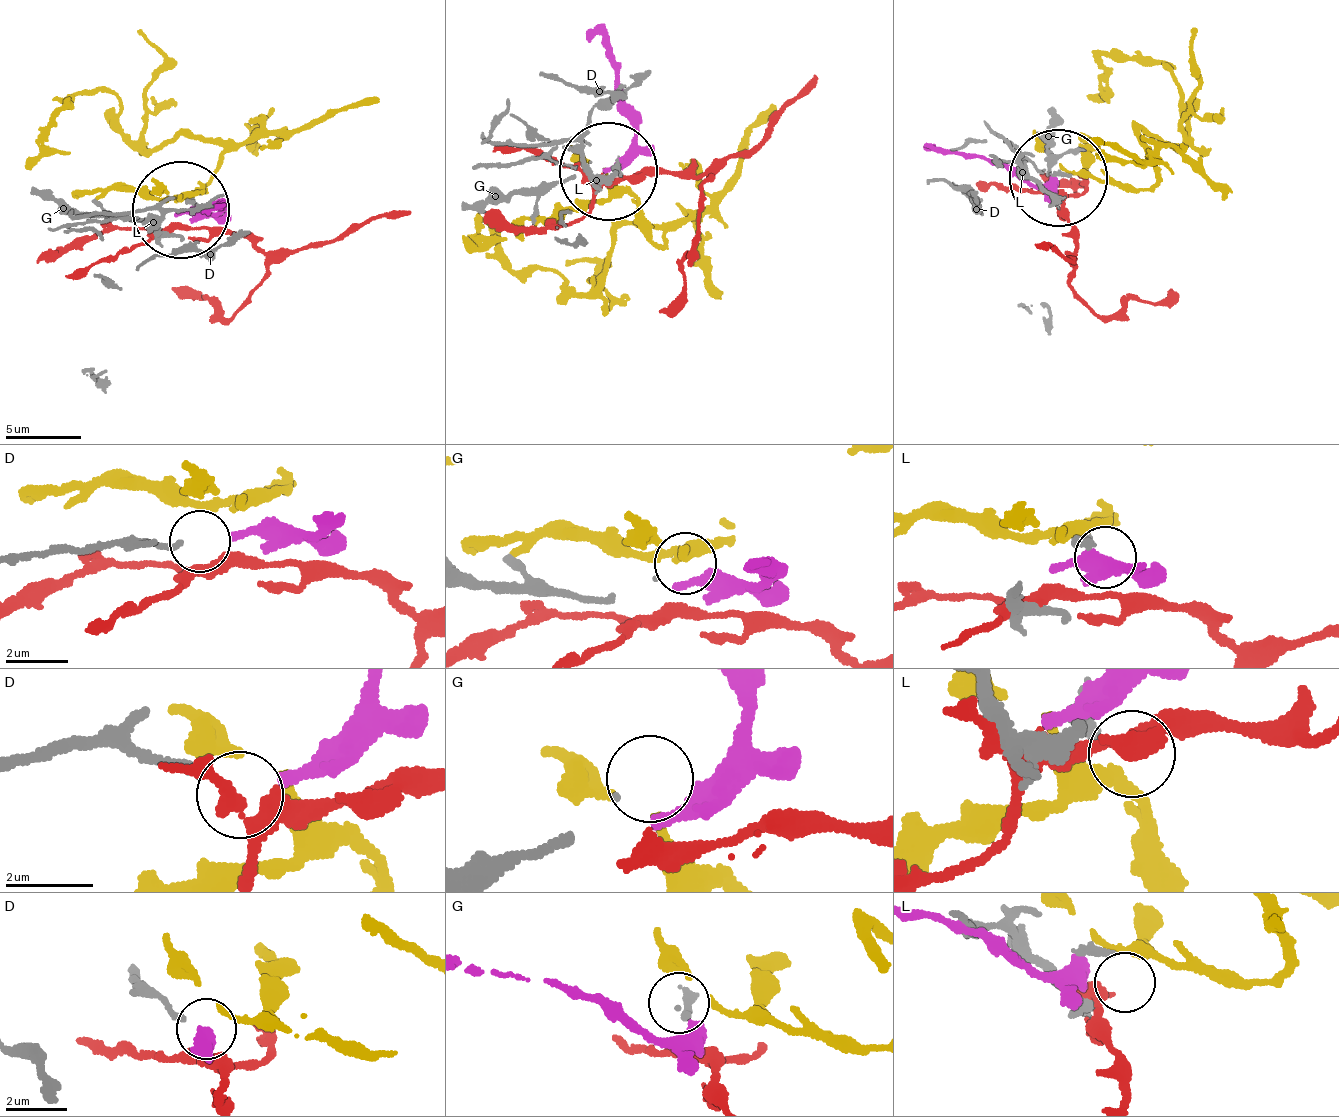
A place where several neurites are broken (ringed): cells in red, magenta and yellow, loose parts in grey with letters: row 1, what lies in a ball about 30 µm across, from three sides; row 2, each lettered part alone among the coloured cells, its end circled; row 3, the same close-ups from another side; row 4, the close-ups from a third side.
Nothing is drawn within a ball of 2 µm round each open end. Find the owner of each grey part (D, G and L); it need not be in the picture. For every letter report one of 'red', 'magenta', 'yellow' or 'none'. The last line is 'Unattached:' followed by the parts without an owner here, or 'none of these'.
D: none
G: none
L: none
Unattached: D, G, L

